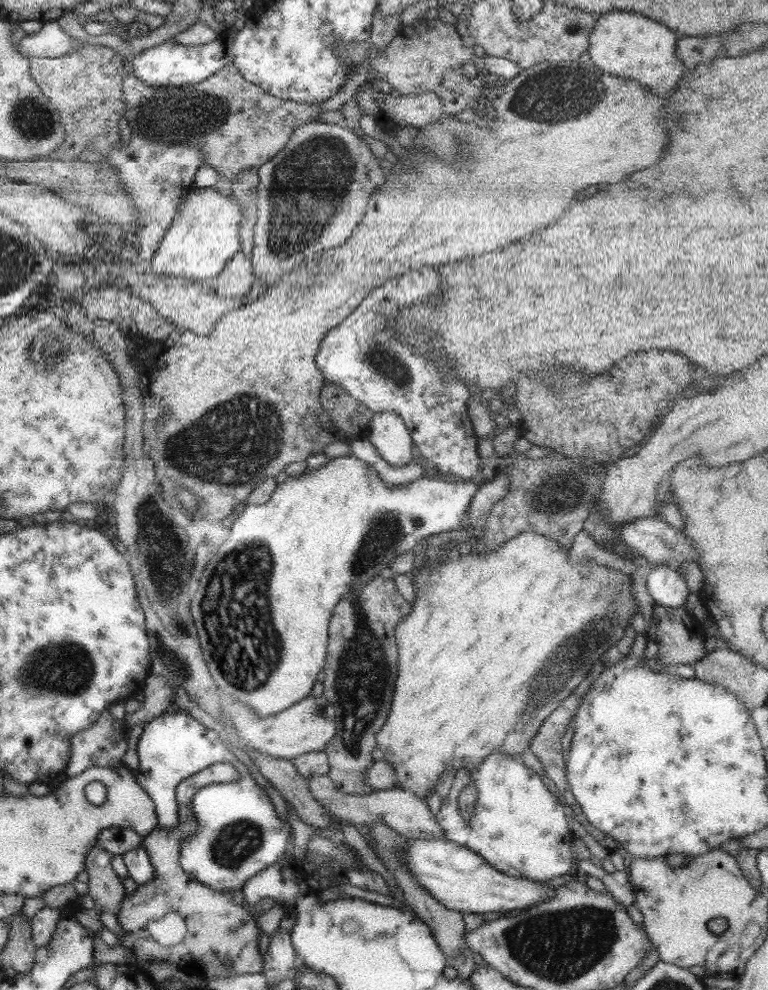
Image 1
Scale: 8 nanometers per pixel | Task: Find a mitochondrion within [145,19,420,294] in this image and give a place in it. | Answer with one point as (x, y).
(317, 173)

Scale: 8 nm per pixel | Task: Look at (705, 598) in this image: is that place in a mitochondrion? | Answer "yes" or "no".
no

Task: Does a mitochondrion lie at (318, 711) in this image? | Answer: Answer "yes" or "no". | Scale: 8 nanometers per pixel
yes

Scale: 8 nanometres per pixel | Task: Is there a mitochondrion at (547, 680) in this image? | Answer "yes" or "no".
yes

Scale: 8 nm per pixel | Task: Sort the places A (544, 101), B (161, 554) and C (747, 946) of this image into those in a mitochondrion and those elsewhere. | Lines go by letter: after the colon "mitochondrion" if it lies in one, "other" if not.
A: mitochondrion
B: mitochondrion
C: other

